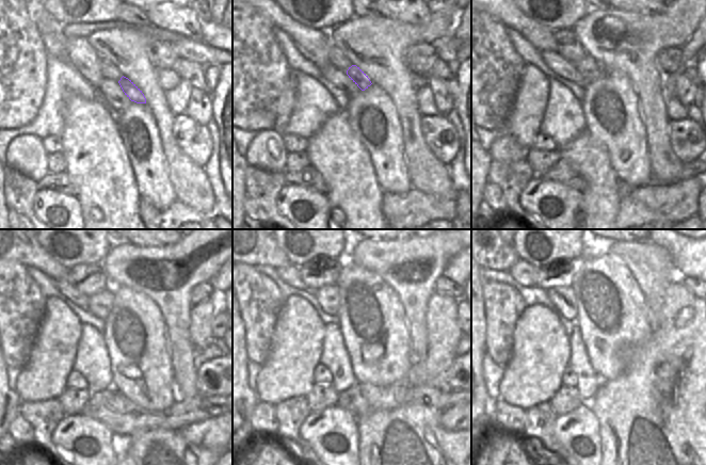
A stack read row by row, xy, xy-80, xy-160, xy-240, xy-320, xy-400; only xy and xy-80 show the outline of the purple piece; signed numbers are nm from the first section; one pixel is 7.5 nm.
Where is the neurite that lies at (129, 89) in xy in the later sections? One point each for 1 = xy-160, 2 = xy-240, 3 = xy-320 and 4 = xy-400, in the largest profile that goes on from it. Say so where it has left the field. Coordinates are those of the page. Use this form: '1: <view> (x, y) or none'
1: xy-160 (589, 68)
2: xy-240 (100, 304)
3: xy-320 (329, 297)
4: xy-400 (563, 299)

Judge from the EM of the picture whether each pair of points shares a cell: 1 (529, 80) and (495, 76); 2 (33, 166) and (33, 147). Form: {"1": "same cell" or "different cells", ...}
{"1": "different cells", "2": "same cell"}

